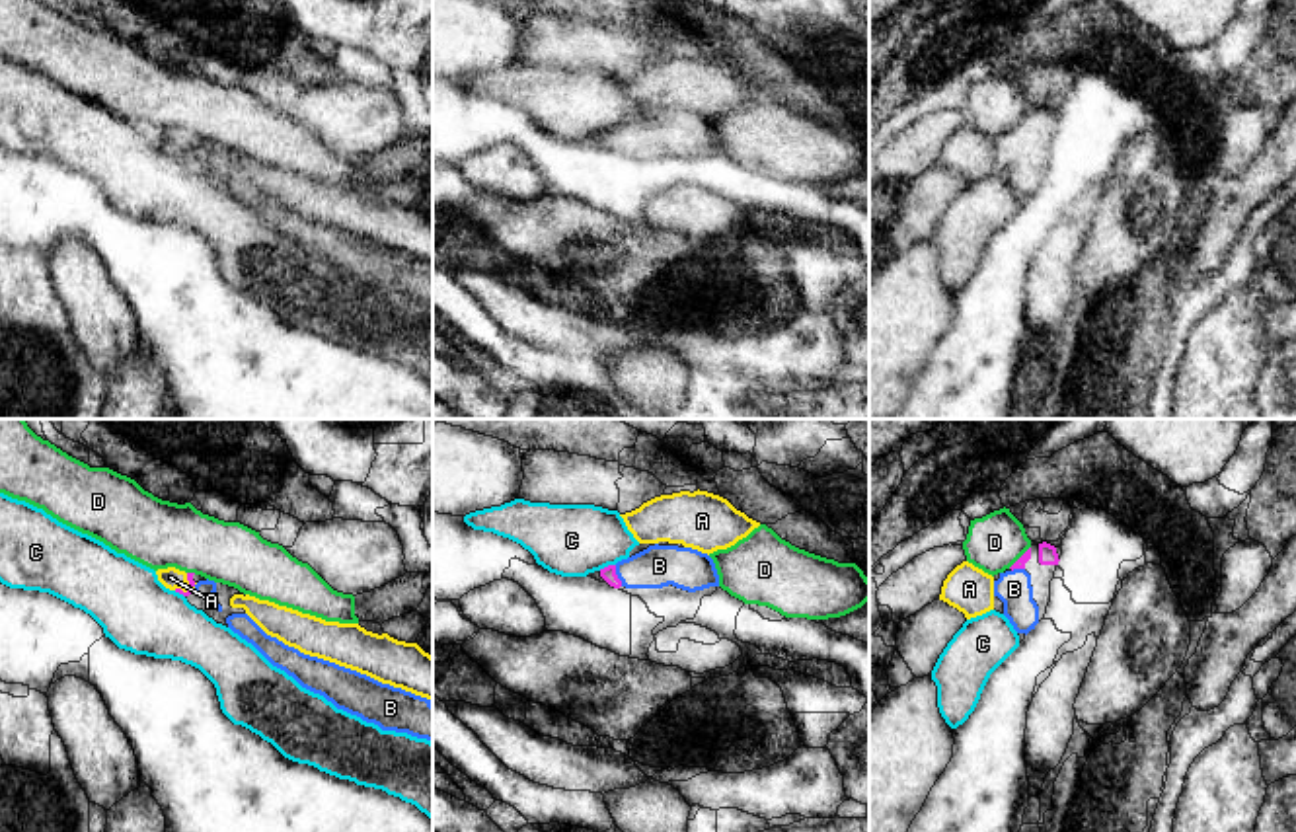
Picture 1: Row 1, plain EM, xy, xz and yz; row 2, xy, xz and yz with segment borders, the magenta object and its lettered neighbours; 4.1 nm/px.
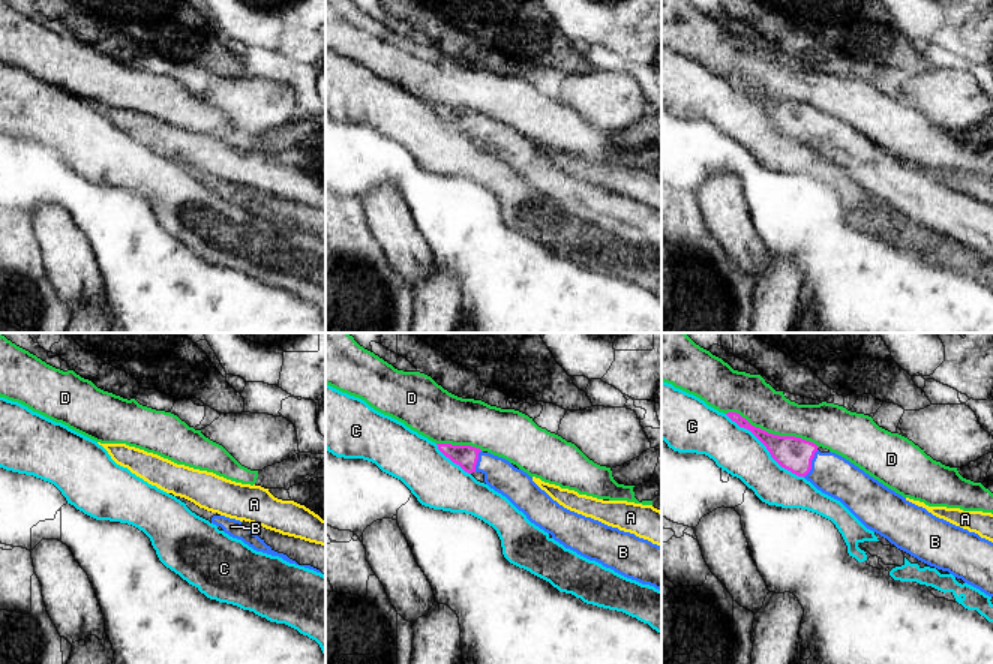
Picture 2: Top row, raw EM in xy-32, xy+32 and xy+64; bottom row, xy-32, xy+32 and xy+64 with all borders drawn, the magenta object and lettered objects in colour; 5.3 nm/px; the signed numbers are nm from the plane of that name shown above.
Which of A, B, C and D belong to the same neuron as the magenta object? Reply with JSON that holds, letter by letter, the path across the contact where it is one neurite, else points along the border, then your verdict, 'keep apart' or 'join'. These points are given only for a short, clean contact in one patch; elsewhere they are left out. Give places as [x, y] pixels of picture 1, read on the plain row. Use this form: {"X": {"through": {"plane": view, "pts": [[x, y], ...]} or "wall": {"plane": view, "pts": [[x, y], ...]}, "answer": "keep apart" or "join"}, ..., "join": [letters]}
{"A": {"wall": {"plane": "xy", "pts": [[195, 147], [186, 154], [174, 152]]}, "answer": "keep apart"}, "B": {"through": {"plane": "xz", "pts": [[609, 137], [616, 139], [659, 129]]}, "answer": "join"}, "C": {"answer": "keep apart"}, "D": {"answer": "keep apart"}, "join": ["B"]}

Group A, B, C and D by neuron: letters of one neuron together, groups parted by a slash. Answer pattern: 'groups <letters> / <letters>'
groups A / B / C / D

